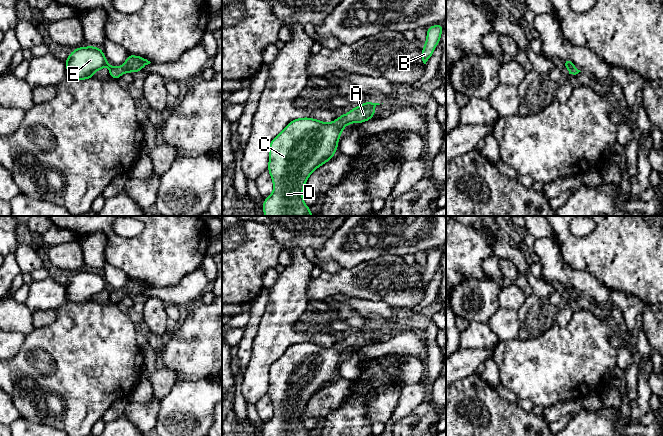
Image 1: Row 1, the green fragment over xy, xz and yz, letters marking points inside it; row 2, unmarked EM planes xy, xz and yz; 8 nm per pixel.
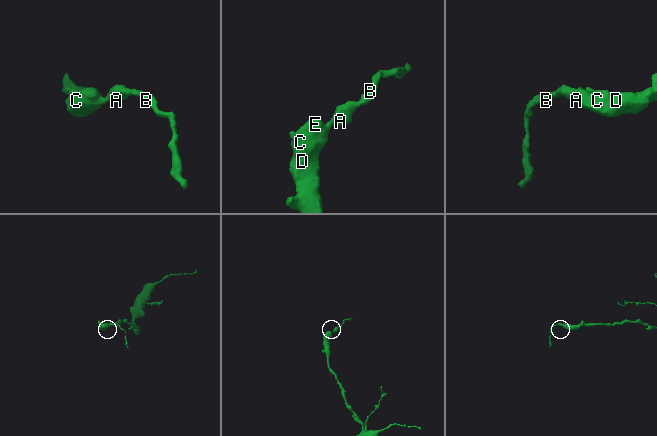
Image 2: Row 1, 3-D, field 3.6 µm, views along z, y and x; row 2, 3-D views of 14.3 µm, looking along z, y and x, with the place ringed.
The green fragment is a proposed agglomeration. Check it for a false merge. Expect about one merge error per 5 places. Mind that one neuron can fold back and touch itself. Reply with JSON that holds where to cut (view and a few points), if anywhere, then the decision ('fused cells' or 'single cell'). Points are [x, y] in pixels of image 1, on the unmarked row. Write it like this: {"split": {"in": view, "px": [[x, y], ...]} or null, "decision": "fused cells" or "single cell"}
{"split": null, "decision": "single cell"}

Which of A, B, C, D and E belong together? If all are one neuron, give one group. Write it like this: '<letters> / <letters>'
A B C D E

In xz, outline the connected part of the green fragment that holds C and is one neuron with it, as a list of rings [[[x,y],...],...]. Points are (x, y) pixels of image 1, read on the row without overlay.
[[[366,325],[345,339],[340,339],[332,347],[313,342],[292,344],[269,369],[268,396],[273,406],[273,417],[264,423],[263,436],[311,436],[303,425],[303,412],[312,396],[335,379],[338,364],[347,348],[363,347],[373,343],[375,331],[379,327]]]

